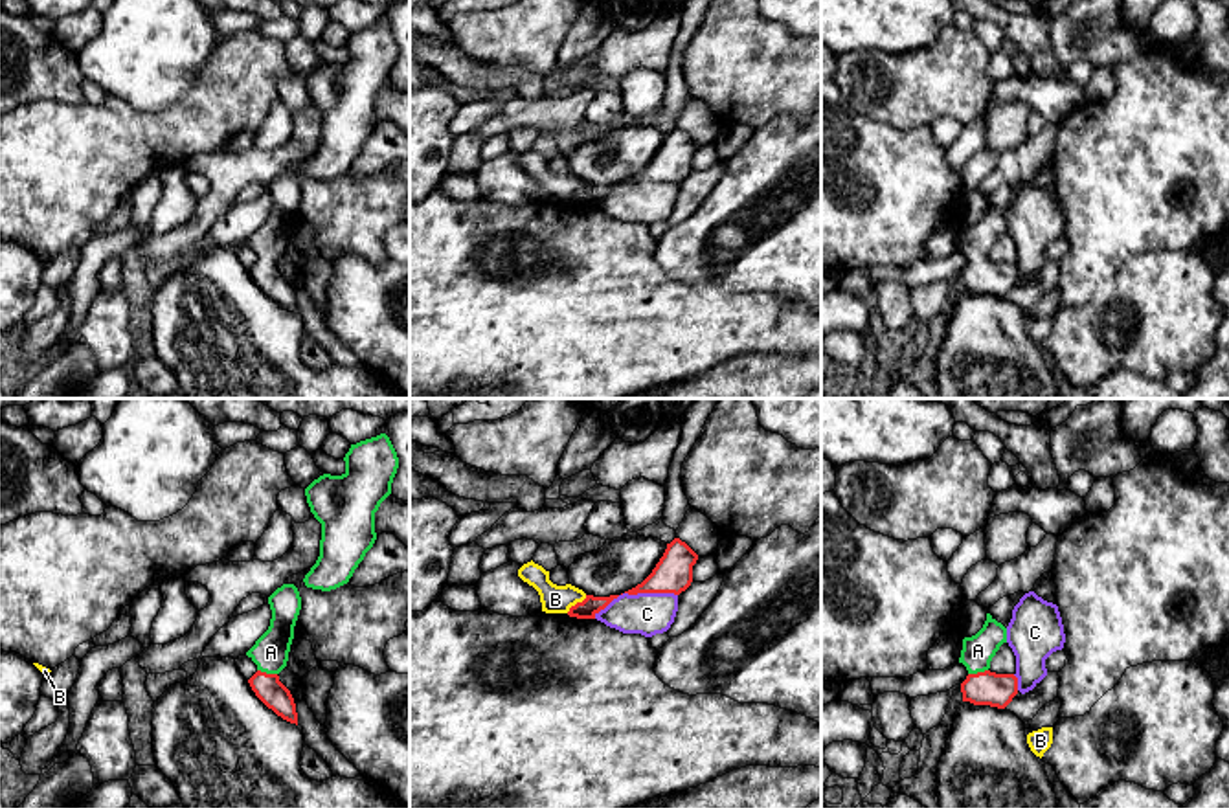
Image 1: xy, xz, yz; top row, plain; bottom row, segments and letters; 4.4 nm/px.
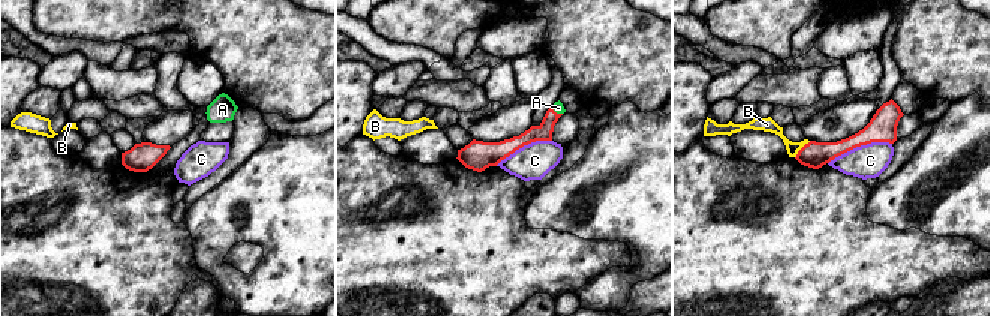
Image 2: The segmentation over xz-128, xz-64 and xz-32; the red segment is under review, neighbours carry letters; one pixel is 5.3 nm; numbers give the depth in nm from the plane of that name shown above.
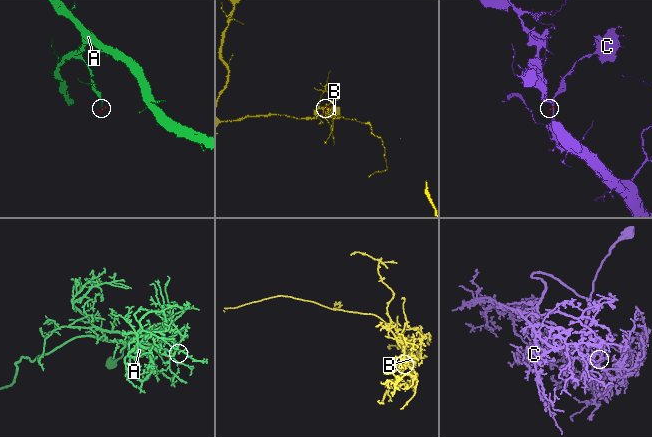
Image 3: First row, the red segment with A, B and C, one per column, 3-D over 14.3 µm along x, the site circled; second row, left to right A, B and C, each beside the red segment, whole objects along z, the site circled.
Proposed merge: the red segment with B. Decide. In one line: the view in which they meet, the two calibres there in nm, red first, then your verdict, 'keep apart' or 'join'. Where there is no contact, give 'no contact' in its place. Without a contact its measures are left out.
xz | 80/130 nm | keep apart

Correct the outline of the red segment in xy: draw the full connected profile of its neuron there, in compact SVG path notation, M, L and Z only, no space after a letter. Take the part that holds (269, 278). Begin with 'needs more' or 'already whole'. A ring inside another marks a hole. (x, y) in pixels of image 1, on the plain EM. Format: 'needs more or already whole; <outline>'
needs more; M283 173L270 185L272 208L268 219L255 230L246 244L257 253L257 261L248 268L255 285L283 309L298 314L296 292L290 279L279 270L279 261L287 255L294 215L301 198L301 185L294 173Z

